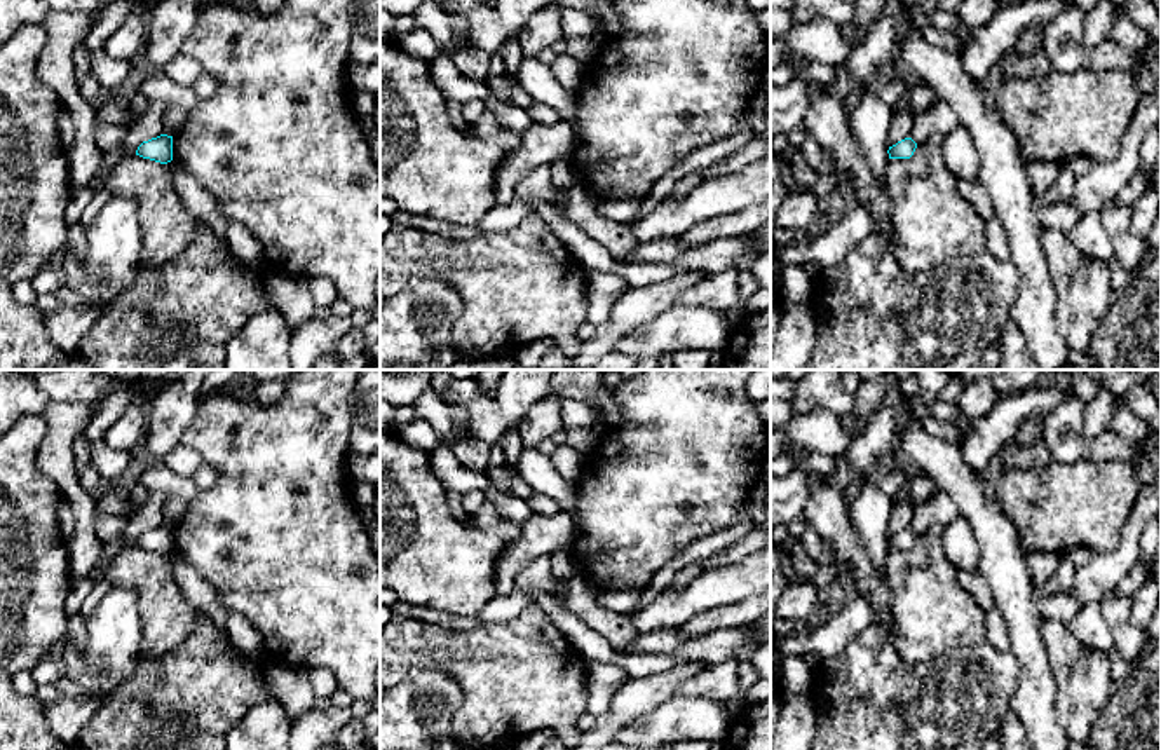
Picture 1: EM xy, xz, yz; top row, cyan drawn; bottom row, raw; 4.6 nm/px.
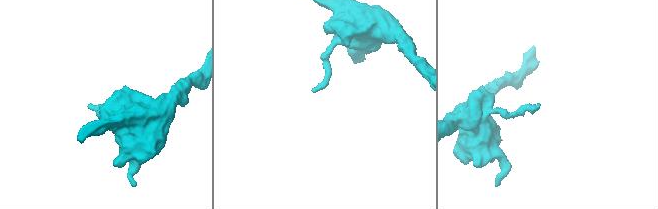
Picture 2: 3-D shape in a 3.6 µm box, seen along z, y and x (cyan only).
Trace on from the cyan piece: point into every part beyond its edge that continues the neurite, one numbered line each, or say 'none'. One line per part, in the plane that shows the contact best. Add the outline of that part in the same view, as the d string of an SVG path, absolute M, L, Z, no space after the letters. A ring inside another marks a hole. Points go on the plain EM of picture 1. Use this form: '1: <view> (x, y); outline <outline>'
none

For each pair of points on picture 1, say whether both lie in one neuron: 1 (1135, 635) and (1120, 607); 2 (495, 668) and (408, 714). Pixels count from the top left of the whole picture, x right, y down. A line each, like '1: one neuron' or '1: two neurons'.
1: one neuron
2: two neurons

